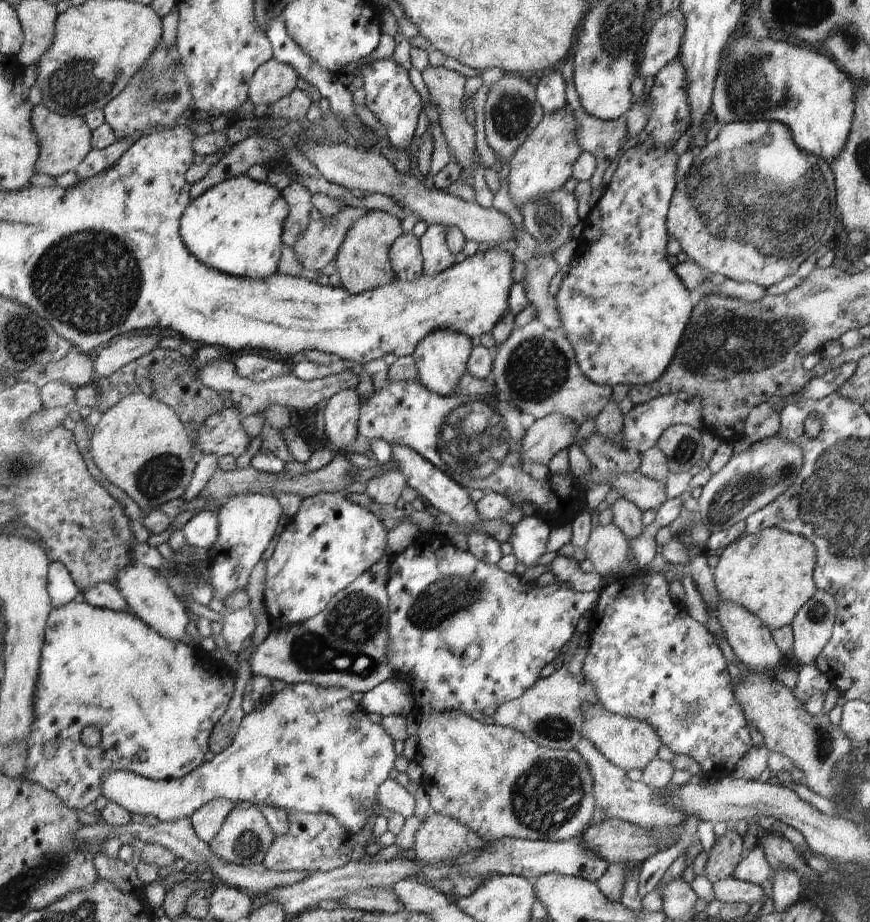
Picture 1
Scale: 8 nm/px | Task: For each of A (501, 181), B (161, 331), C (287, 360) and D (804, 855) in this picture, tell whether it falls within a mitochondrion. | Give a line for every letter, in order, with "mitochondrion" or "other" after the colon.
A: other
B: other
C: other
D: other

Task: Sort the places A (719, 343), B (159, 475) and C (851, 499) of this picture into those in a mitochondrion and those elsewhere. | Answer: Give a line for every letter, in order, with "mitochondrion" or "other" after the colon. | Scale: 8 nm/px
A: mitochondrion
B: mitochondrion
C: mitochondrion

